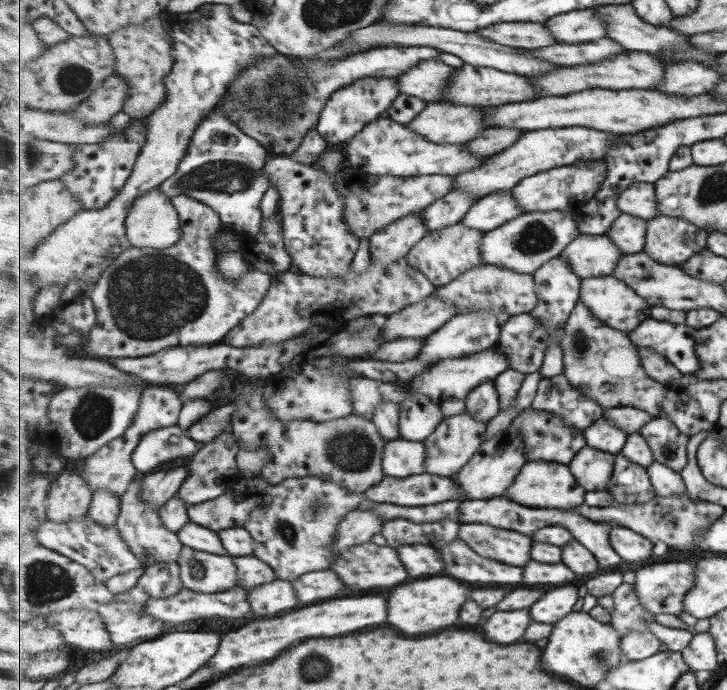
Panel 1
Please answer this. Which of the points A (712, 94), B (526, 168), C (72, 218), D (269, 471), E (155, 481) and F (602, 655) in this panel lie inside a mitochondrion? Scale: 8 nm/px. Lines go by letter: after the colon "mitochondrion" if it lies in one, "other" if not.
A: other
B: other
C: other
D: other
E: other
F: mitochondrion

